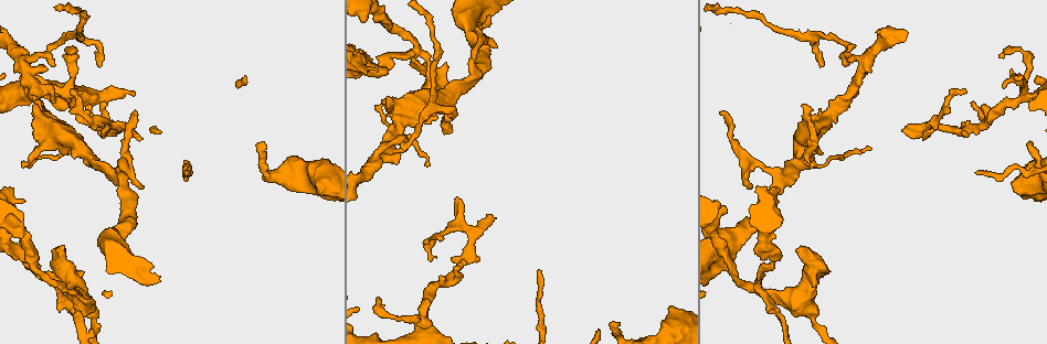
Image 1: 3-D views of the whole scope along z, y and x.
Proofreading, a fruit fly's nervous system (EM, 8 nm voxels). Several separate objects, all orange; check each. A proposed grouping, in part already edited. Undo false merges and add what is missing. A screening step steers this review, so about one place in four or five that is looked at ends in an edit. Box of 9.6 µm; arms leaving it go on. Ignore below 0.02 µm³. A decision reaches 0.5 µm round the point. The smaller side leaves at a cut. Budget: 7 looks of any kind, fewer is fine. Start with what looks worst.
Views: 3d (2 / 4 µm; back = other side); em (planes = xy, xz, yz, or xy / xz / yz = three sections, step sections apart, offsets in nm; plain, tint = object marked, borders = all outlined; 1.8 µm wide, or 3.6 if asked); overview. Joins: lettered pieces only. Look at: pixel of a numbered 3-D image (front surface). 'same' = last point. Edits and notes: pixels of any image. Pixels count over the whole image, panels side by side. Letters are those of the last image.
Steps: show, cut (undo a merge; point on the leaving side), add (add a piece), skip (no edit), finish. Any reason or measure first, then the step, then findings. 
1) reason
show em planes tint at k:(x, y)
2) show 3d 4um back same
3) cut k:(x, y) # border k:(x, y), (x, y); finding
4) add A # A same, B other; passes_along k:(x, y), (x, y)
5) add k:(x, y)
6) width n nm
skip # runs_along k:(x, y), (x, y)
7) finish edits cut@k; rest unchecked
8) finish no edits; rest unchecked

abrupt turn
show 3d 2um at 1:(416, 50)

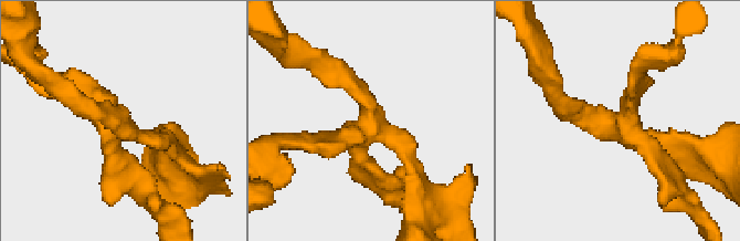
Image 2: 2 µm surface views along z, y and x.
arms 4; need the tissue
show em 3.6um planes borders at 2:(120, 117)

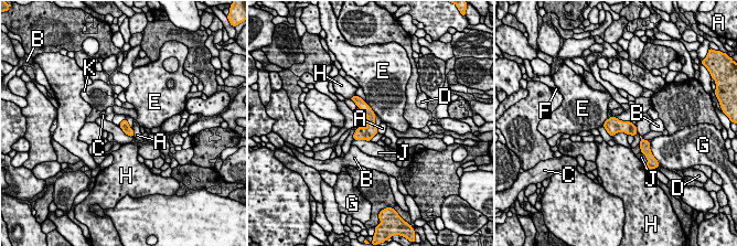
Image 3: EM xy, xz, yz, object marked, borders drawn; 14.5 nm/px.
cut 3:(633, 129) # A other, B other, C other, D other, E other, F other, G other, H other, J other, K other; border 3:(629, 122), (630, 134); a second cell is stuck on

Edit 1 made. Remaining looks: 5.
see it whole again
show overview

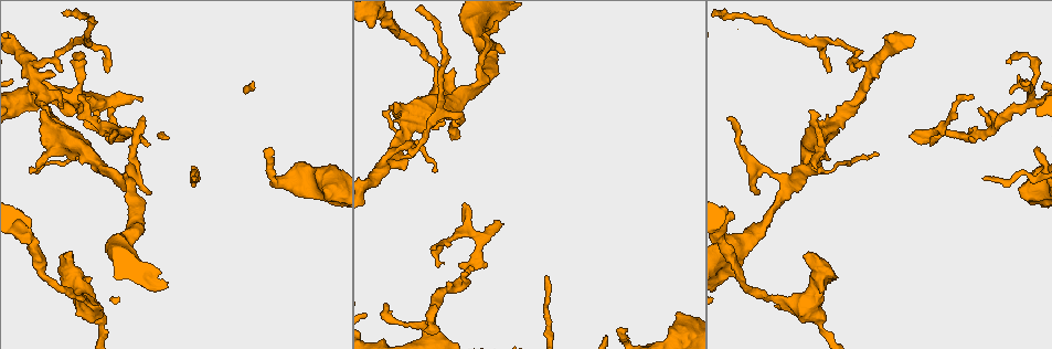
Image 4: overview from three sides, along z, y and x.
end of a long branch
show em yz step 8 borders at 4:(271, 149)

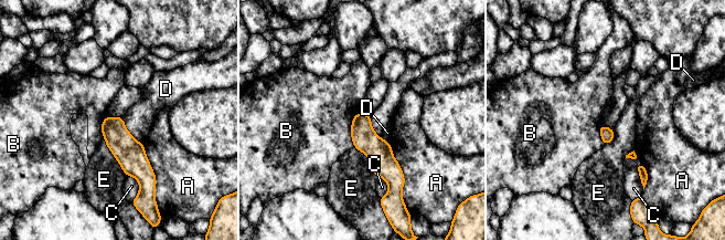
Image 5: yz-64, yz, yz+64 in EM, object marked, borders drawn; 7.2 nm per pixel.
show em planes borders same

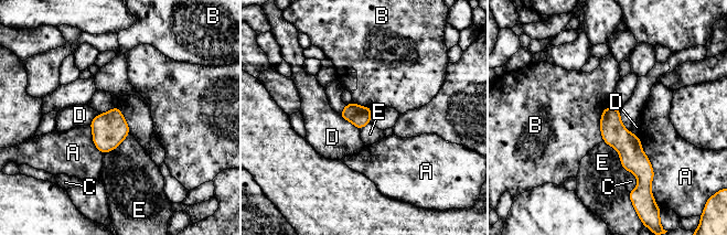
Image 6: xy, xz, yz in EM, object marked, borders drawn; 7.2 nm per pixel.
width 150 nm
skip # A other, B other, C other, D other, E other; none of them fits

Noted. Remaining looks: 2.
branch stops here
show em yz step 8 tint at 4:(500, 222)

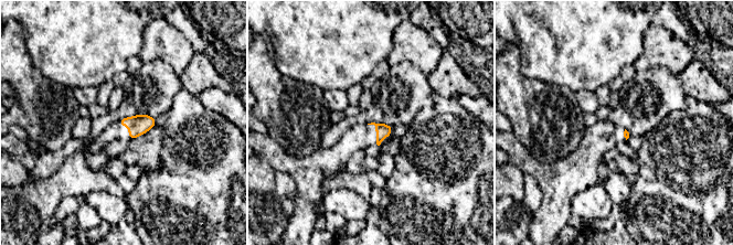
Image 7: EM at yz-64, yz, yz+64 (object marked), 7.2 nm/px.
show em planes borders same

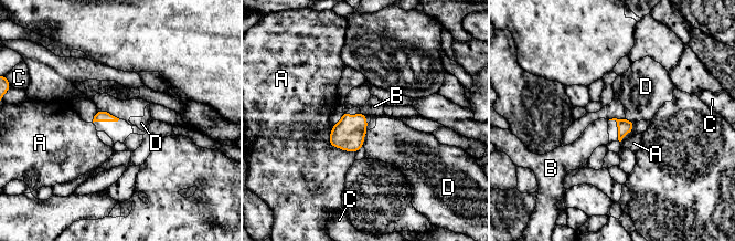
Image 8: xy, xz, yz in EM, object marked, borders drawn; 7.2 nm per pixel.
skip # A other, B other, C other, D other; border 8:(361, 113), (364, 115); none of them fits

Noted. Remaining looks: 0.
finish edits cut@3; rest unchecked

